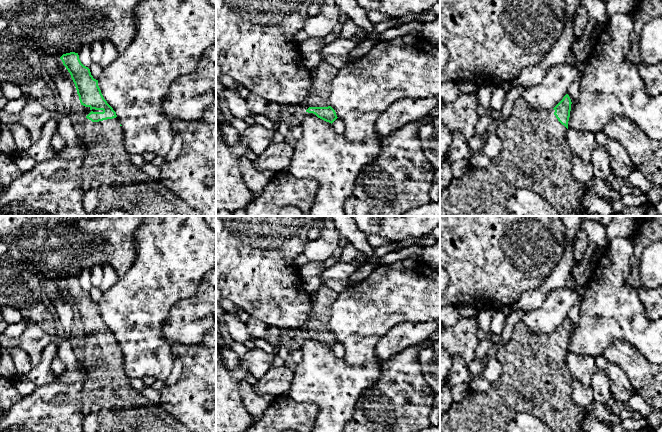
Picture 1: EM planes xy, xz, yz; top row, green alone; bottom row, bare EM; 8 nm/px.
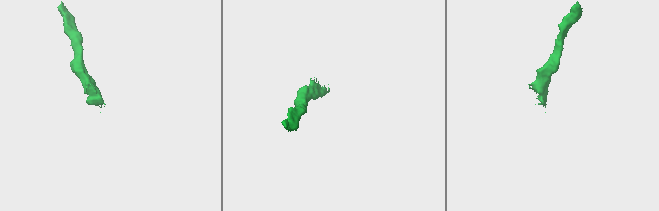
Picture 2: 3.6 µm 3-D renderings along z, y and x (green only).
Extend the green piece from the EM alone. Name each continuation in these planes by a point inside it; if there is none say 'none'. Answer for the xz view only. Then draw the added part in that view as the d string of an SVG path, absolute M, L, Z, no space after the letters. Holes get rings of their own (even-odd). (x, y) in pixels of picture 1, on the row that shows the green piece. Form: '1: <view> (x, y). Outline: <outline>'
1: xz (319, 93). Outline: M322 60L317 67L316 73L311 76L311 87L302 109L306 111L309 107L330 106L331 82L337 74L337 68Z

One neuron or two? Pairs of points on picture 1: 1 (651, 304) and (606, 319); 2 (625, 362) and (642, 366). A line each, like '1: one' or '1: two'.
1: two
2: one

